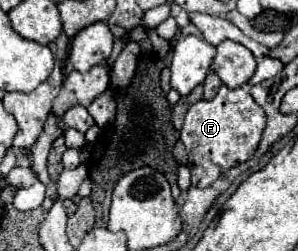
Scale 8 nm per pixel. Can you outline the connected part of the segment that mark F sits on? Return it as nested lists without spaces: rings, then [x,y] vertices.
[[[221,85],[219,93],[211,101],[199,101],[191,105],[181,131],[181,141],[189,155],[187,167],[193,175],[191,185],[199,189],[209,187],[215,179],[221,177],[221,173],[251,159],[261,141],[265,121],[265,111],[255,103],[245,87],[229,89]]]

